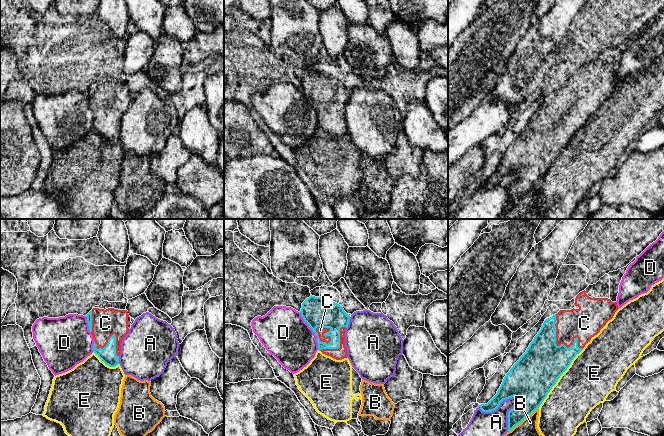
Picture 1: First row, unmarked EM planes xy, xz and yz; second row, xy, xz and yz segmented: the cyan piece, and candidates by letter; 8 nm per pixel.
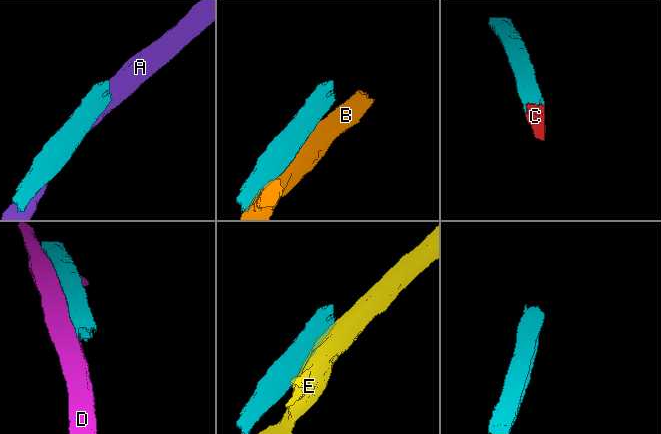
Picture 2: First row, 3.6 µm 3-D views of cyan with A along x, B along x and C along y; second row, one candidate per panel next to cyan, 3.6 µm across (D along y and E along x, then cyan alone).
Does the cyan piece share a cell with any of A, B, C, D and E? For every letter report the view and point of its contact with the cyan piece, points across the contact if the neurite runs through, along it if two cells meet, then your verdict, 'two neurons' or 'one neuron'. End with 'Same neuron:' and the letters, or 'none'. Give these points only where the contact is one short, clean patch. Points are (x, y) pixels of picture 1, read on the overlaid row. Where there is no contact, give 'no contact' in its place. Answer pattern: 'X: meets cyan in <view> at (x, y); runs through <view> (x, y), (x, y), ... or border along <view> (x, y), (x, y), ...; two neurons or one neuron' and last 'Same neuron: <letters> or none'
A: meets cyan in yz at (498, 406); two neurons
B: meets cyan in yz at (523, 419); two neurons
C: meets cyan in yz at (560, 345); one neuron
D: meets cyan in xz at (313, 331); two neurons
E: meets cyan in yz at (559, 377); two neurons
Same neuron: C

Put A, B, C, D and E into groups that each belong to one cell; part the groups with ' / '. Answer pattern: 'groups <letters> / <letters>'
groups A / B / C / D / E

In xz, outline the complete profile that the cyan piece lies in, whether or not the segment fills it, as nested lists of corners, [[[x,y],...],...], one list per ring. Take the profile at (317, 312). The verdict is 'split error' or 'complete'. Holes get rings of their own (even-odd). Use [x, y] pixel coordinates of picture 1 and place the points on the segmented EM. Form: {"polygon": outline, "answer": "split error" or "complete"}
{"polygon": [[[311,295],[302,303],[300,313],[317,336],[319,351],[336,360],[347,358],[345,332],[350,316],[341,305]]], "answer": "split error"}

